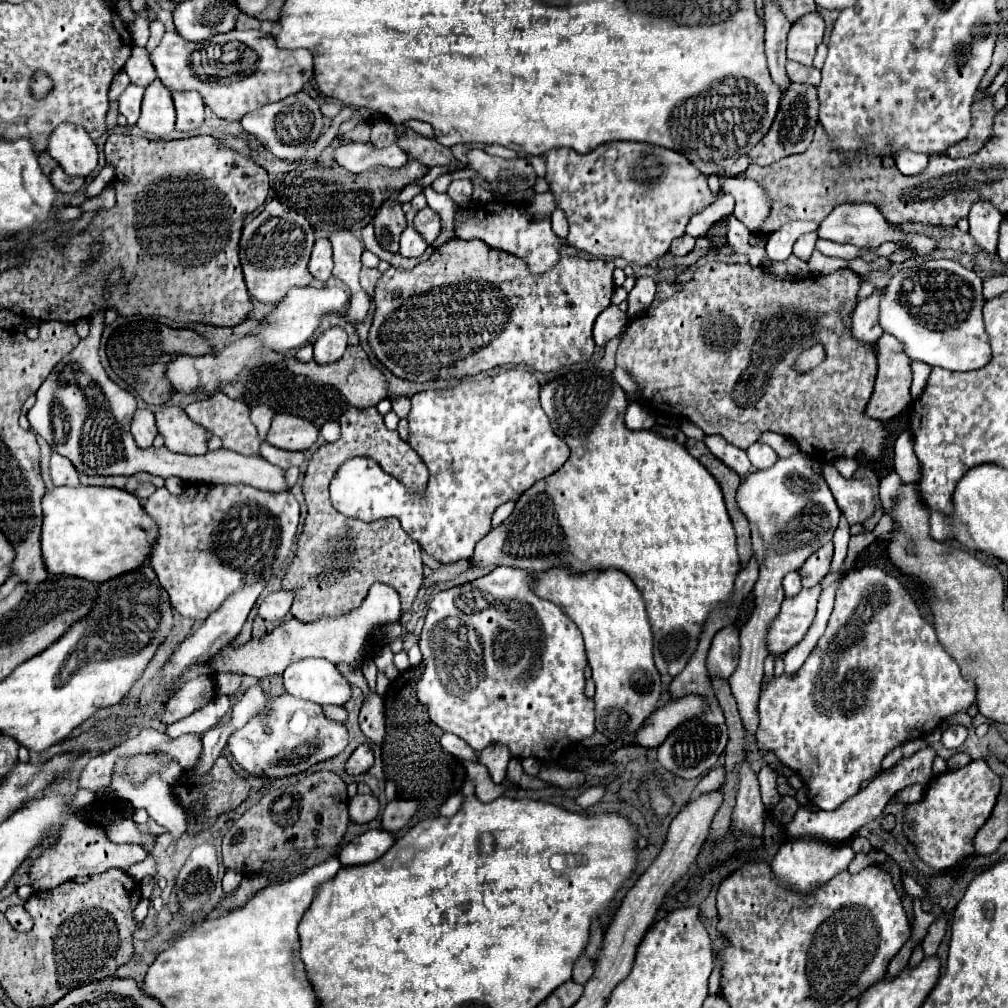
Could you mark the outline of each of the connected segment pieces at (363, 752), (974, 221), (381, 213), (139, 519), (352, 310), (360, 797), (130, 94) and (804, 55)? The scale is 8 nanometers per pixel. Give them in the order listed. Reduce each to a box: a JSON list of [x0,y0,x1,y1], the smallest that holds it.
[[346,744,374,774],[968,204,1004,258],[372,198,406,252],[42,486,156,582],[346,288,370,324],[348,794,378,824],[118,84,144,126],[788,12,824,64]]

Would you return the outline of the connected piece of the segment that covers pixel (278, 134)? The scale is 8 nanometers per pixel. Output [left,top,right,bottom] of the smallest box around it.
[240,90,324,160]

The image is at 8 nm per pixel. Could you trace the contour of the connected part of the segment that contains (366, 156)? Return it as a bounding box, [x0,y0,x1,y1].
[334,142,408,172]

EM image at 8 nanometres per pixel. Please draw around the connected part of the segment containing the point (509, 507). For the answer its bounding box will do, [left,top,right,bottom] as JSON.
[492,501,515,528]

